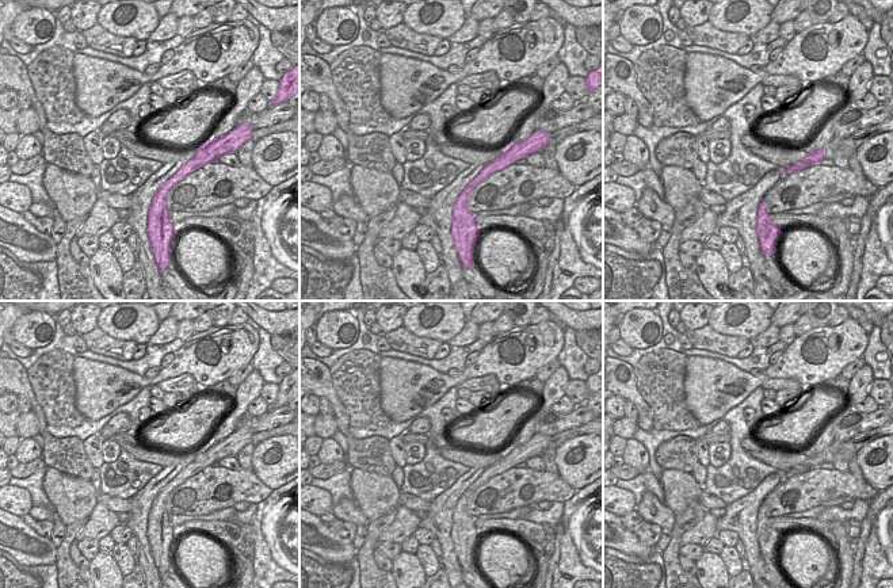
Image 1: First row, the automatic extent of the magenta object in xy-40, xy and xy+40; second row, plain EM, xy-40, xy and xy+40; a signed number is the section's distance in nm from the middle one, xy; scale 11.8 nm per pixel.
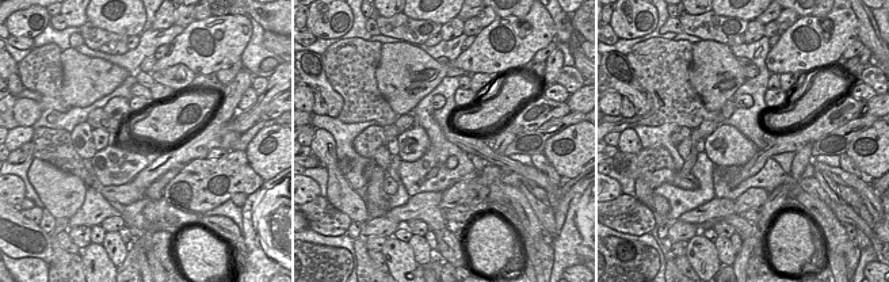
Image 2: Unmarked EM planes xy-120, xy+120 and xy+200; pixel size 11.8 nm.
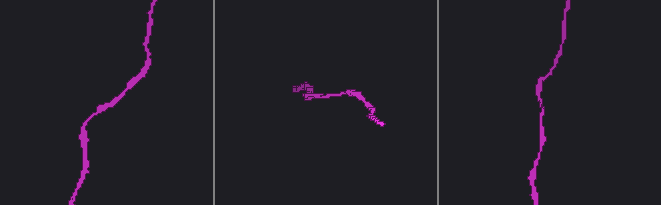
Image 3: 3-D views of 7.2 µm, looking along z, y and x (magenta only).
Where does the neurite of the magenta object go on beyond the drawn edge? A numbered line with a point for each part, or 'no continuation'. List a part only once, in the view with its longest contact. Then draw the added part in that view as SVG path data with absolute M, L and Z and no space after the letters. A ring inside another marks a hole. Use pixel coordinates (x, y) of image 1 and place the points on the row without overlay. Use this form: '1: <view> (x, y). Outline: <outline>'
no continuation

